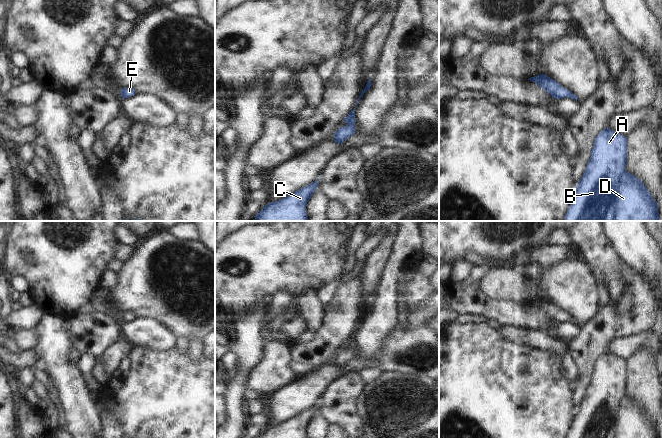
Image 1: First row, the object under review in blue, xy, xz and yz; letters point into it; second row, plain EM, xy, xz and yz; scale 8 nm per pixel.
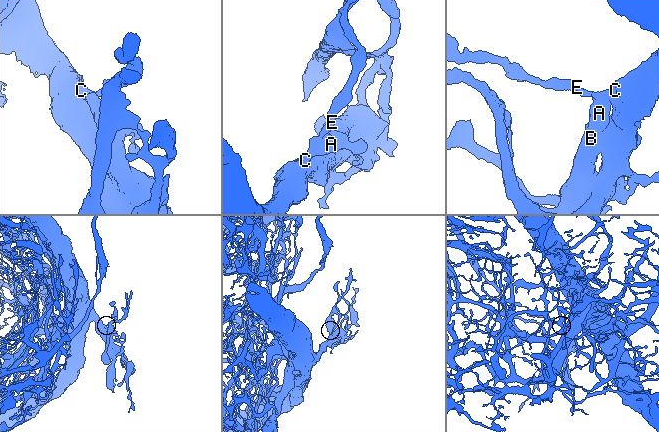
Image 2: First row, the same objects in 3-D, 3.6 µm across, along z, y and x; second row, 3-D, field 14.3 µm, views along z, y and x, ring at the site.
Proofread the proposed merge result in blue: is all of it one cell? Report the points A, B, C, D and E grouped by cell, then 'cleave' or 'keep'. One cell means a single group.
A B C D E | keep

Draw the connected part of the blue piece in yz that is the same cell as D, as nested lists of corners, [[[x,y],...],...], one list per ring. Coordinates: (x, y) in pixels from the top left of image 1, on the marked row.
[[[603,129],[595,138],[591,157],[585,172],[576,186],[574,197],[565,215],[565,221],[660,221],[658,203],[640,179],[627,172],[627,137]]]

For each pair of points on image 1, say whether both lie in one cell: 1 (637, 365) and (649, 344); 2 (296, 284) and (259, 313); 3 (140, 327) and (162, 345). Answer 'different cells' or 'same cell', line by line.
1: different cells
2: different cells
3: same cell

